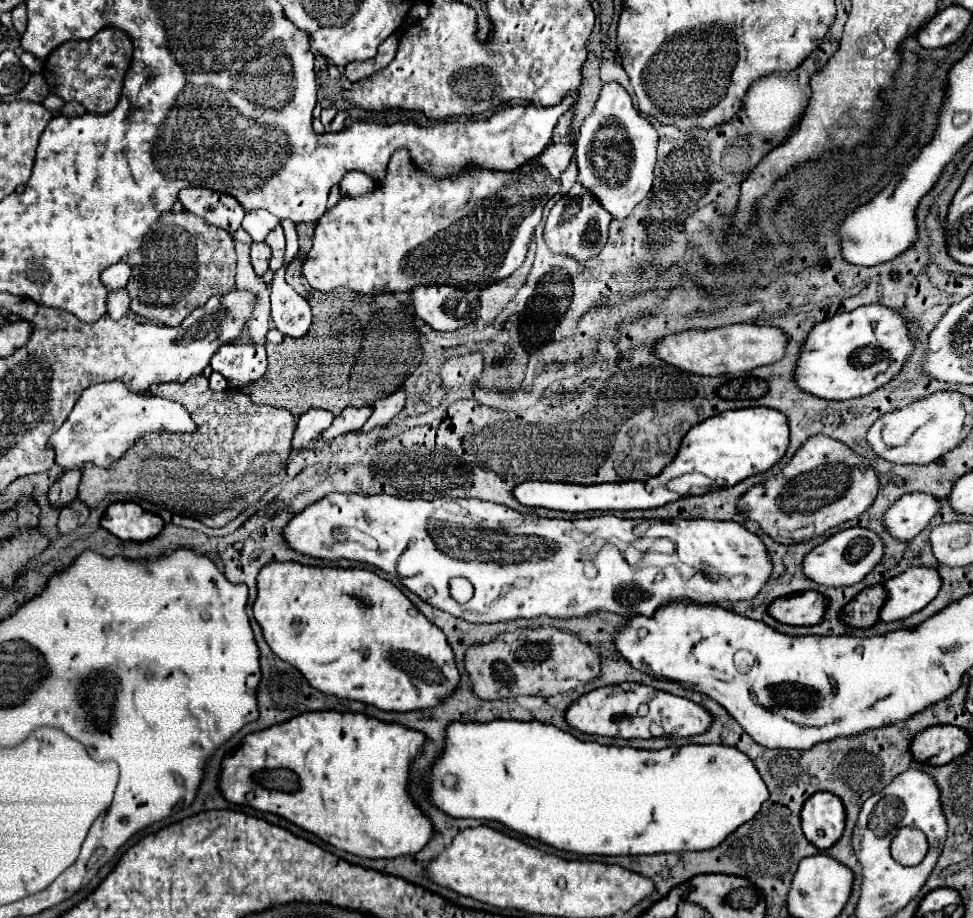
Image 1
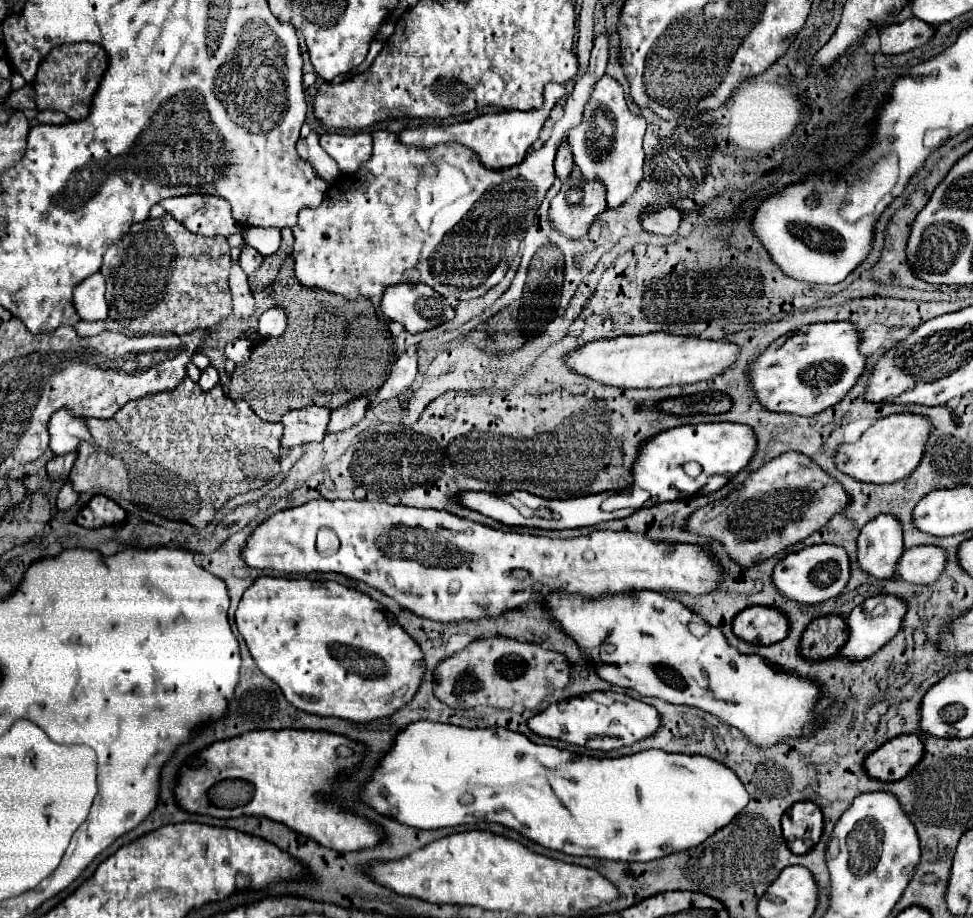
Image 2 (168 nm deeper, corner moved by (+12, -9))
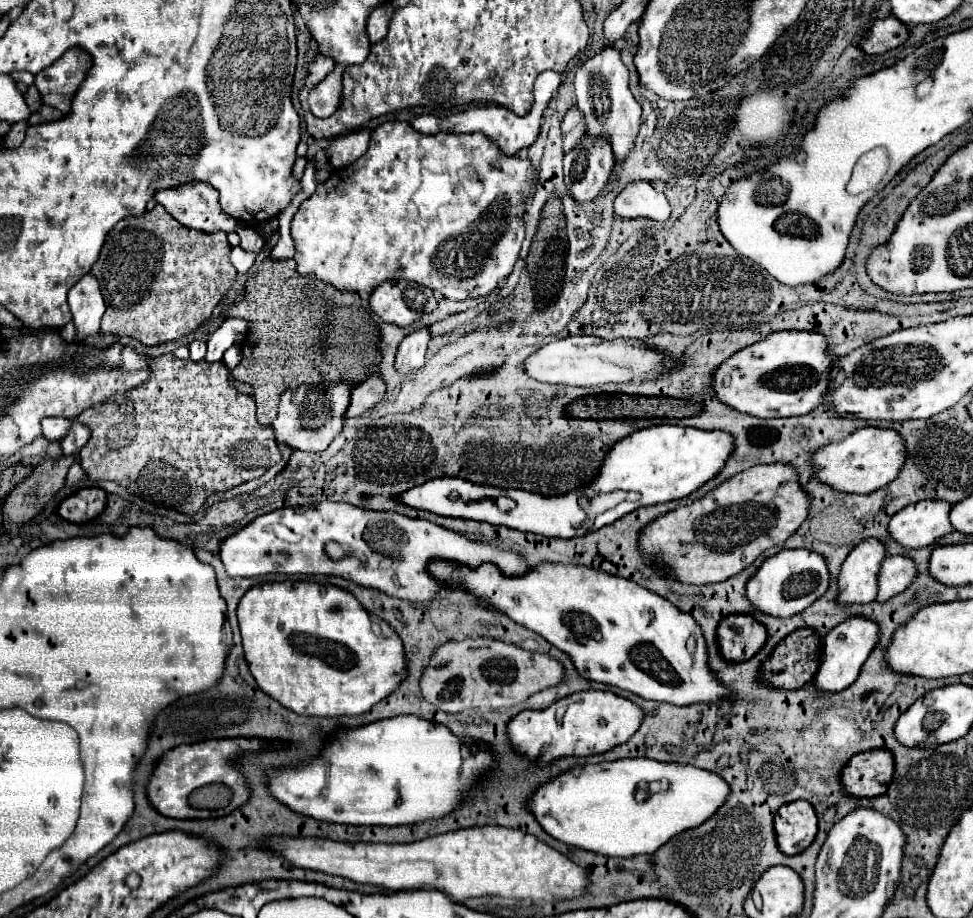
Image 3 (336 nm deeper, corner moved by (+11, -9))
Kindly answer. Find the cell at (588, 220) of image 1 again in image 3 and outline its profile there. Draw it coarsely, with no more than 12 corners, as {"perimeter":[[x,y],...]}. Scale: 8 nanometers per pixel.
{"perimeter":[[583,134],[565,154],[577,202],[599,196],[615,164],[605,136]]}

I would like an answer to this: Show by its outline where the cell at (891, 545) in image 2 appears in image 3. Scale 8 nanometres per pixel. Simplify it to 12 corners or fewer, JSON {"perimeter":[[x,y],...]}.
{"perimeter":[[865,540],[845,558],[837,584],[841,606],[877,596],[885,546]]}

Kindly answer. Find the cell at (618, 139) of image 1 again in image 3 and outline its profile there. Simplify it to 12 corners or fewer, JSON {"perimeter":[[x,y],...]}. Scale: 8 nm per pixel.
{"perimeter":[[615,46],[581,62],[575,94],[587,132],[621,162],[641,124]]}

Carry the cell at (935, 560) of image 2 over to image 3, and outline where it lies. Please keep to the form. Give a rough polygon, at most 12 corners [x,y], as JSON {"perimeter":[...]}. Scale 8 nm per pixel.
{"perimeter":[[885,556],[877,574],[877,602],[909,588],[909,558]]}

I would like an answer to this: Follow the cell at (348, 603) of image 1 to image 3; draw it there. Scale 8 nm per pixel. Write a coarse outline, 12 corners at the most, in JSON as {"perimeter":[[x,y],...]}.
{"perimeter":[[253,586],[257,686],[297,714],[365,714],[401,640],[337,586]]}

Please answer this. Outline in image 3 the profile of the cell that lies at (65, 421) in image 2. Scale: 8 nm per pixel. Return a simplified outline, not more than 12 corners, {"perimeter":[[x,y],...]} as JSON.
{"perimeter":[[49,416],[41,420],[47,440],[63,440],[69,420]]}

